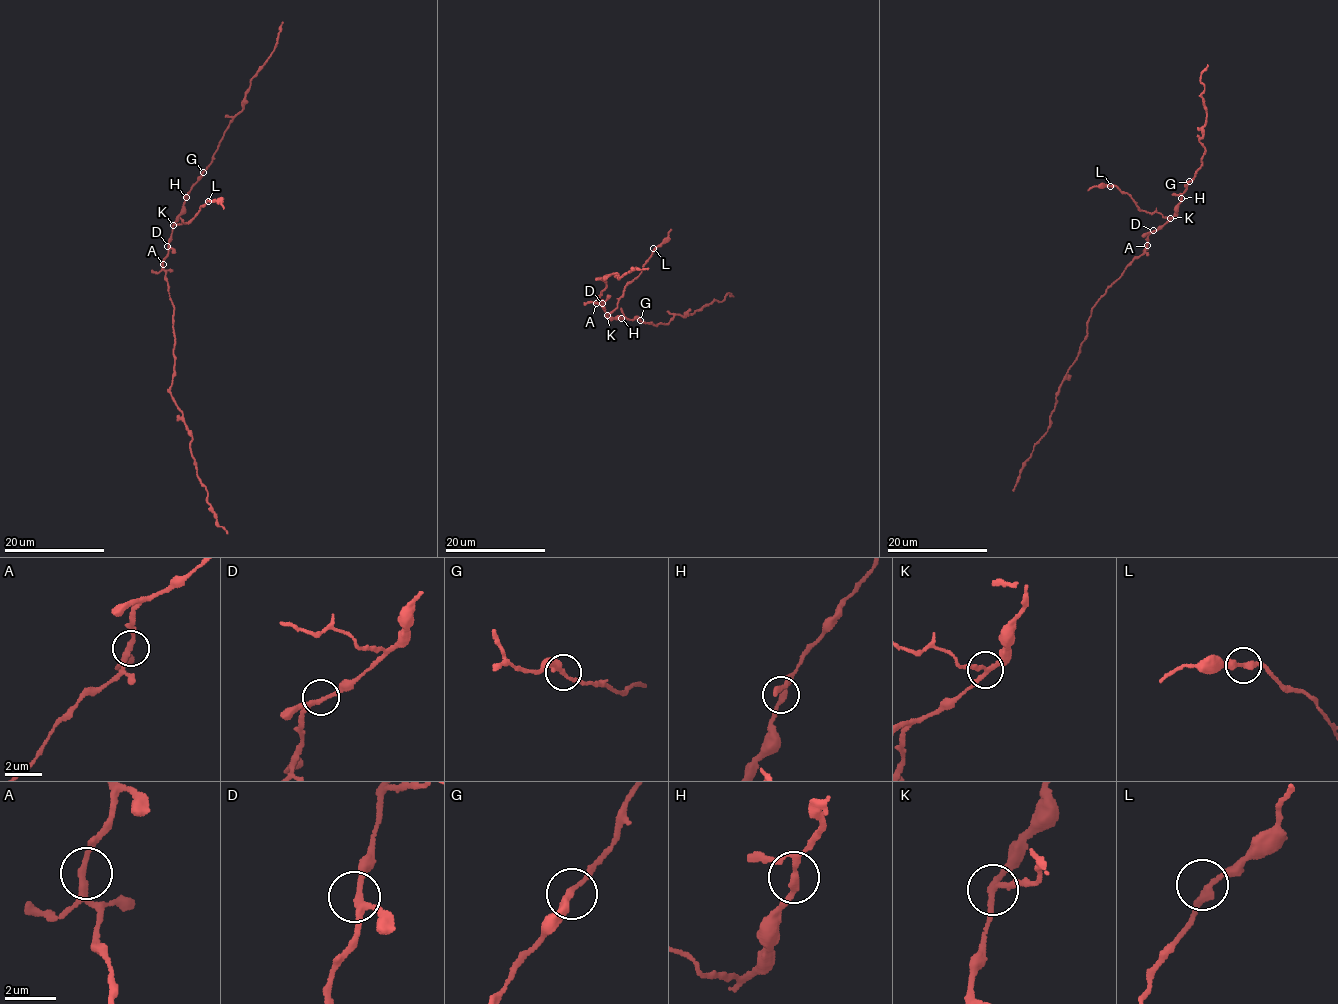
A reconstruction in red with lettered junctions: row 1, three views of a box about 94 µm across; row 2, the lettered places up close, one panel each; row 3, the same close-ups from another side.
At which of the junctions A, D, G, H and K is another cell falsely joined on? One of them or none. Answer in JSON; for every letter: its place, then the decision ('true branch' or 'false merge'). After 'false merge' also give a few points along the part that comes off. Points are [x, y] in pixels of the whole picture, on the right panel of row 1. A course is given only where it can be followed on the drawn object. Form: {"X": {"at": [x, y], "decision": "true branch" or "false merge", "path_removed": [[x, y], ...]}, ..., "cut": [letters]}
{"A": {"at": [1147, 245], "decision": "true branch"}, "D": {"at": [1153, 230], "decision": "true branch"}, "G": {"at": [1189, 181], "decision": "true branch"}, "H": {"at": [1181, 198], "decision": "true branch"}, "K": {"at": [1170, 218], "decision": "false merge", "path_removed": [[1170, 218], [1143, 211], [1130, 195], [1114, 186], [1091, 187], [1087, 191]]}, "cut": ["K"]}

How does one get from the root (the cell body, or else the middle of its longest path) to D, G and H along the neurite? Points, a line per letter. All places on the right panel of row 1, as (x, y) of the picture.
D: (1146, 248), (1146, 236), (1153, 230)
G: (1146, 248), (1146, 236), (1174, 215), (1181, 194), (1189, 181)
H: (1146, 248), (1146, 236), (1174, 215), (1181, 198)

